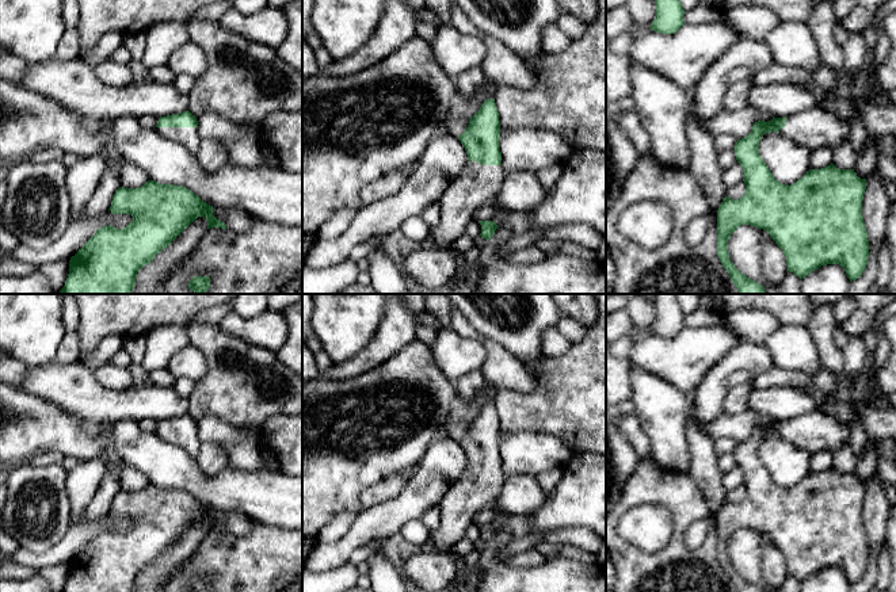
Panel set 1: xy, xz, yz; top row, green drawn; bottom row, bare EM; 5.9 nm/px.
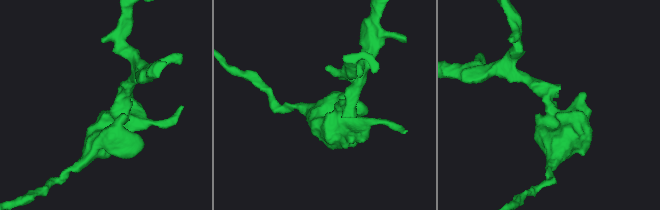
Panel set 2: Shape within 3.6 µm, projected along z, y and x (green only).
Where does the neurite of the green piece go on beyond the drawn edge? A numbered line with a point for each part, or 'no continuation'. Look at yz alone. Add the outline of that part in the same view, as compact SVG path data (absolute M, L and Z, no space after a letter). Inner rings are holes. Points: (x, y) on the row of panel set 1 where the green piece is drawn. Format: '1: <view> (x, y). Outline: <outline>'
1: yz (815, 128). Outline: M813 107L786 117L786 126L779 133L815 150L819 148L836 148L844 138L849 138L850 127L835 115Z

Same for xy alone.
1: xy (189, 137). Outline: M155 127L167 140L183 145L190 153L197 154L201 145L198 127Z

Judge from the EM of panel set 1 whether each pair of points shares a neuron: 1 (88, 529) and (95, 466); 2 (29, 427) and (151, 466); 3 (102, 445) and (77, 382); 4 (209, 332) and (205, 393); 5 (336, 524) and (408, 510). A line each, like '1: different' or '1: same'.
1: different
2: different
3: different
4: same
5: different

